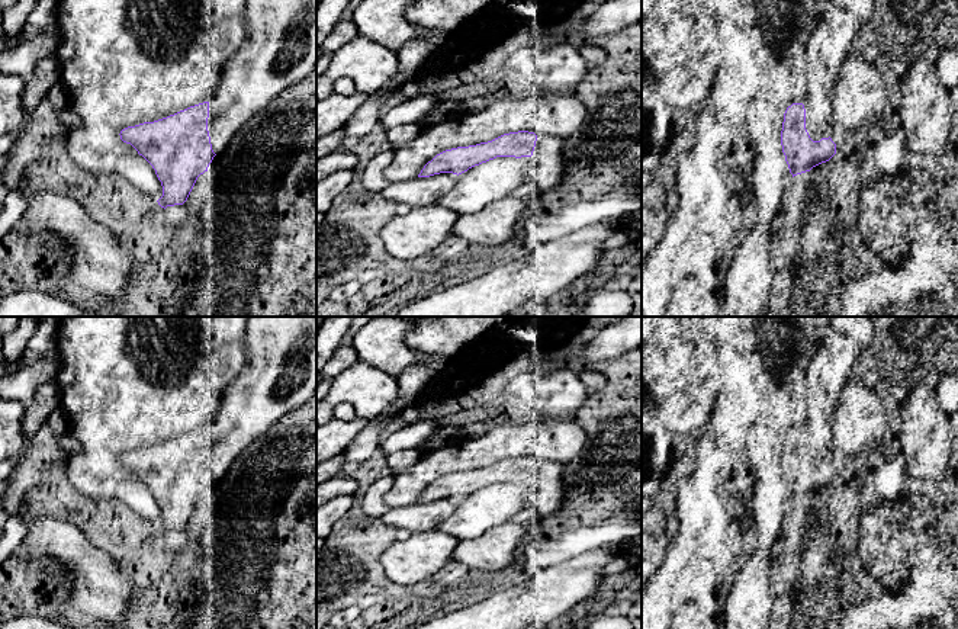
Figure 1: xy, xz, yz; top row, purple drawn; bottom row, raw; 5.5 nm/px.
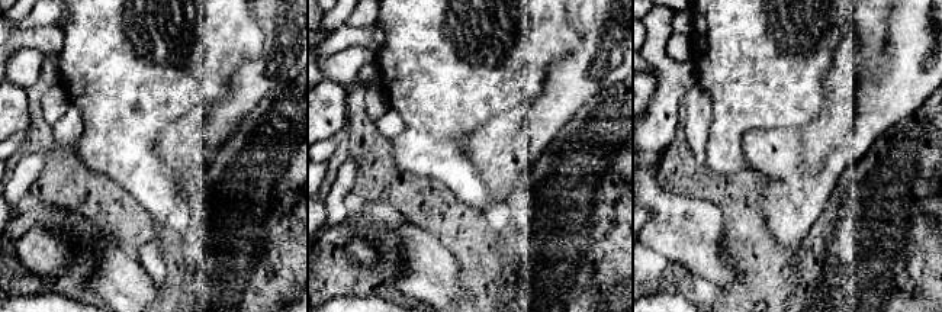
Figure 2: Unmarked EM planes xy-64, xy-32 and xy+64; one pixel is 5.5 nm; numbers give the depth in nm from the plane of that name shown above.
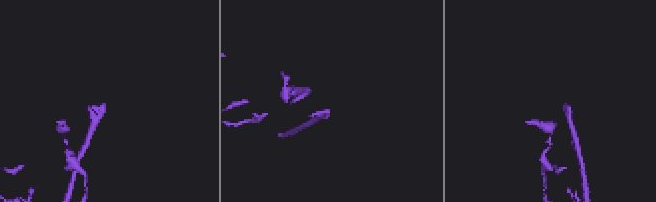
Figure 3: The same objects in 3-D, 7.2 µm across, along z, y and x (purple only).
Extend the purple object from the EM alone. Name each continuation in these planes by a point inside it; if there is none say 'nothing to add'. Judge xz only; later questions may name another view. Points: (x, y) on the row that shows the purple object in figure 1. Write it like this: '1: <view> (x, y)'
1: xz (547, 160)

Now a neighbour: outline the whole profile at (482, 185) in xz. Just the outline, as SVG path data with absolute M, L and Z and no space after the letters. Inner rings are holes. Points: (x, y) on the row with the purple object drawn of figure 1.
M496 157L459 174L454 187L438 203L459 216L469 215L509 196L512 190L531 180L531 157Z

